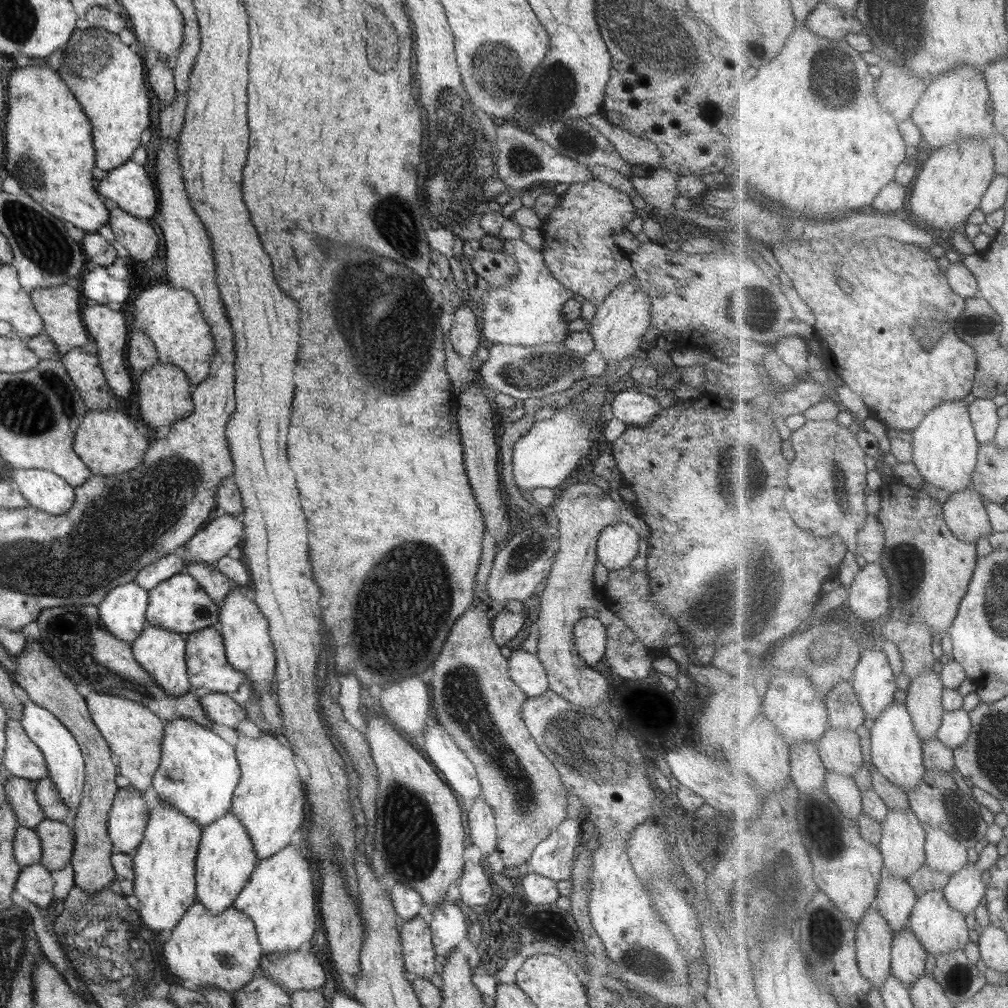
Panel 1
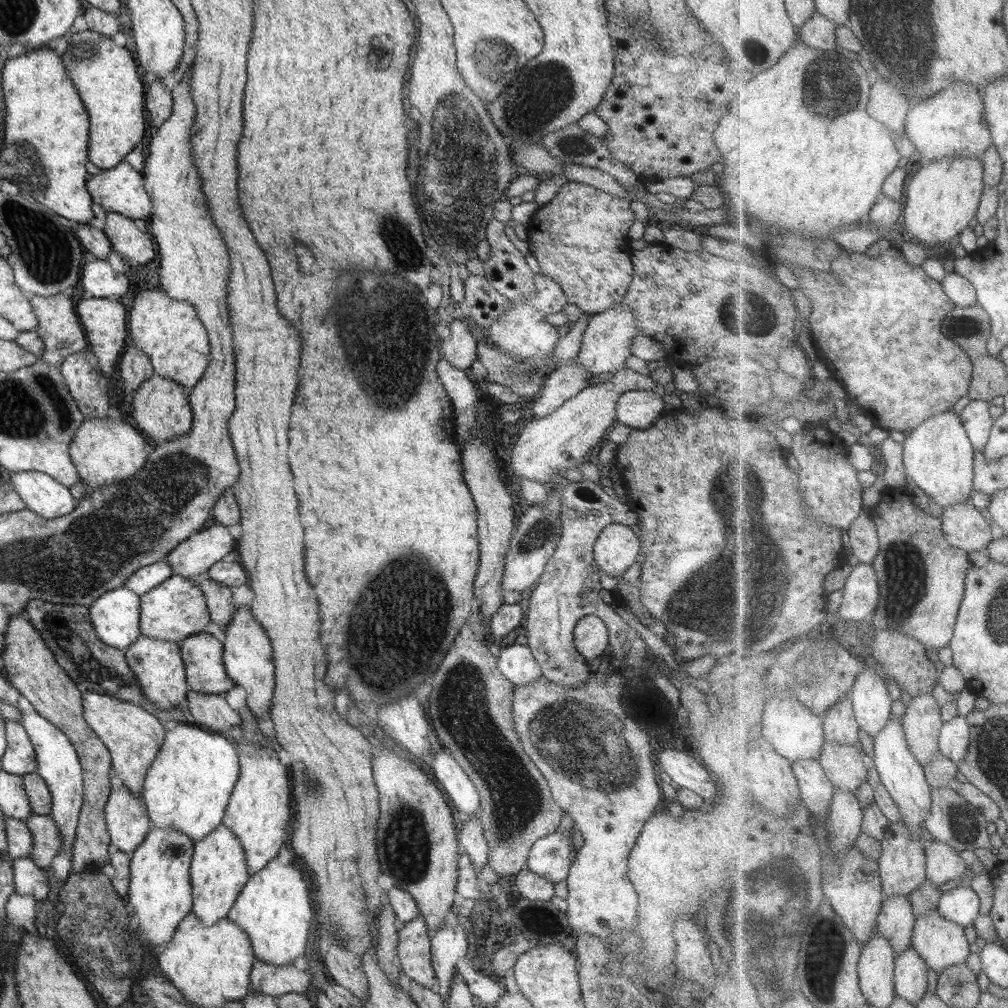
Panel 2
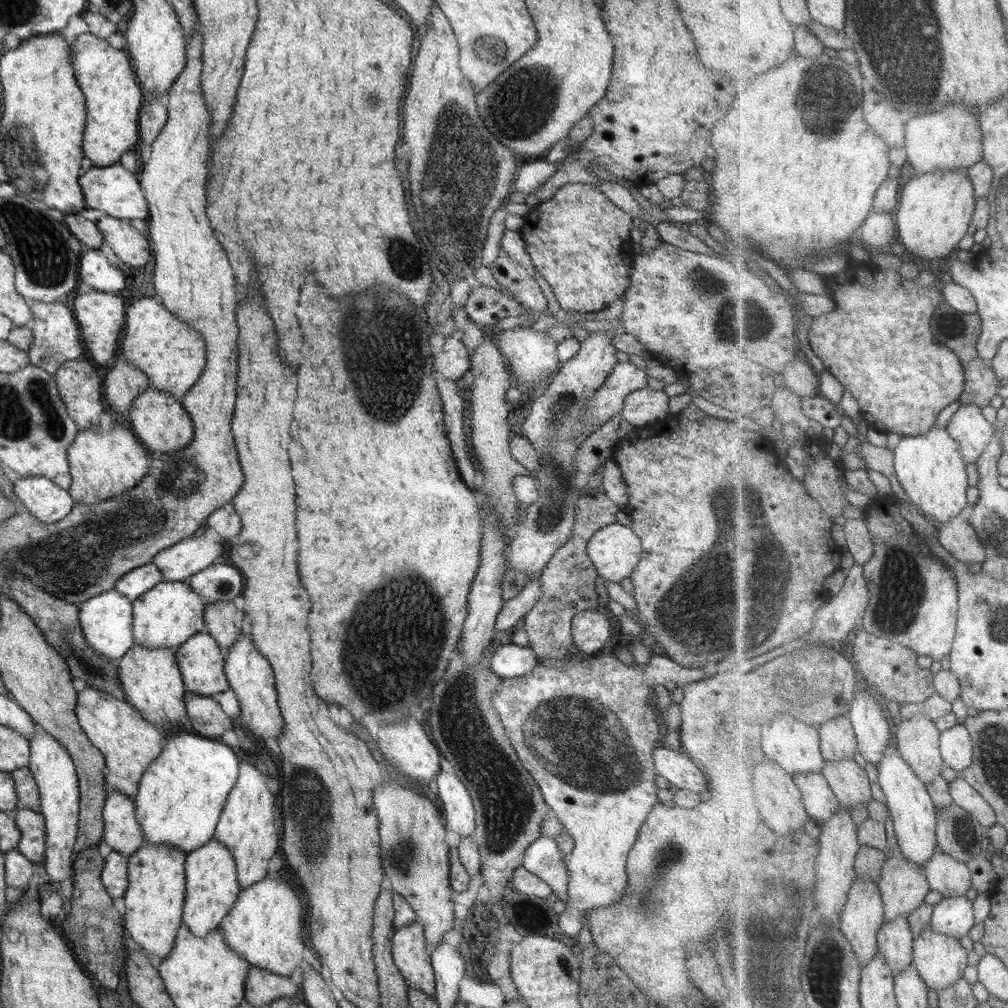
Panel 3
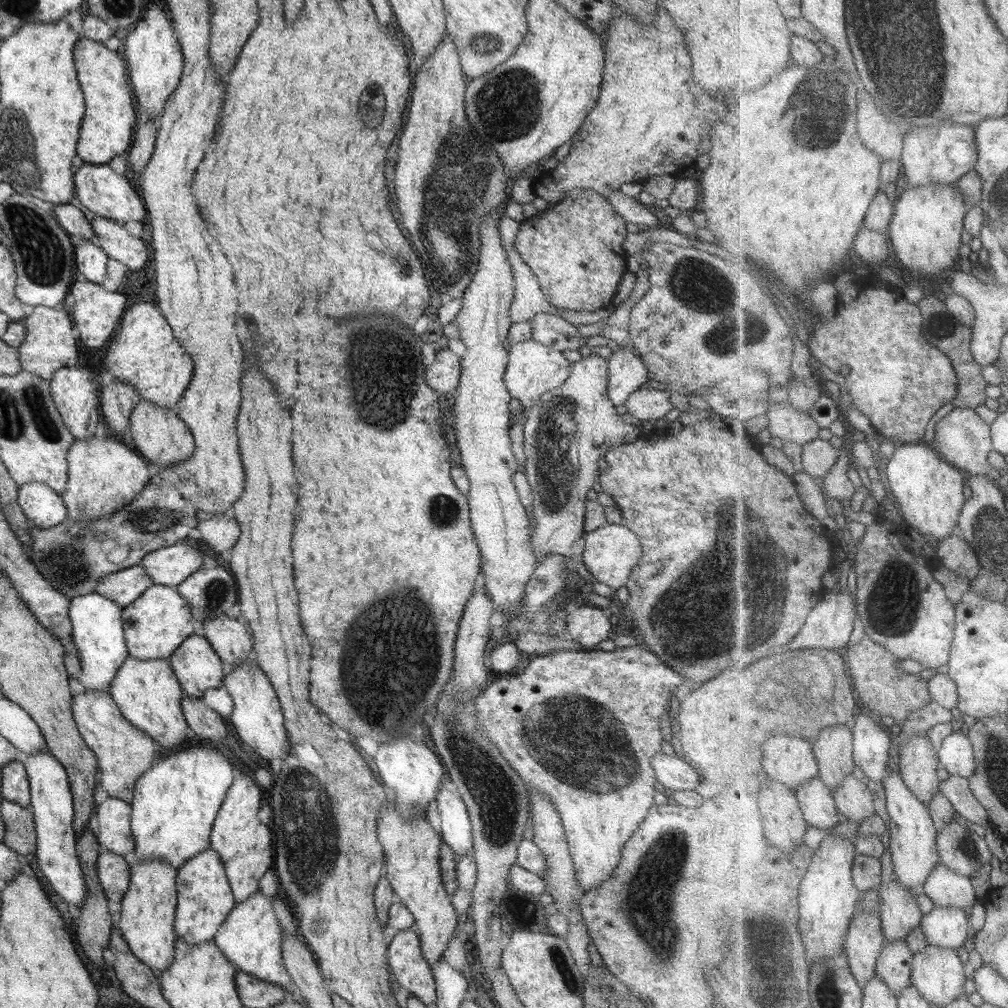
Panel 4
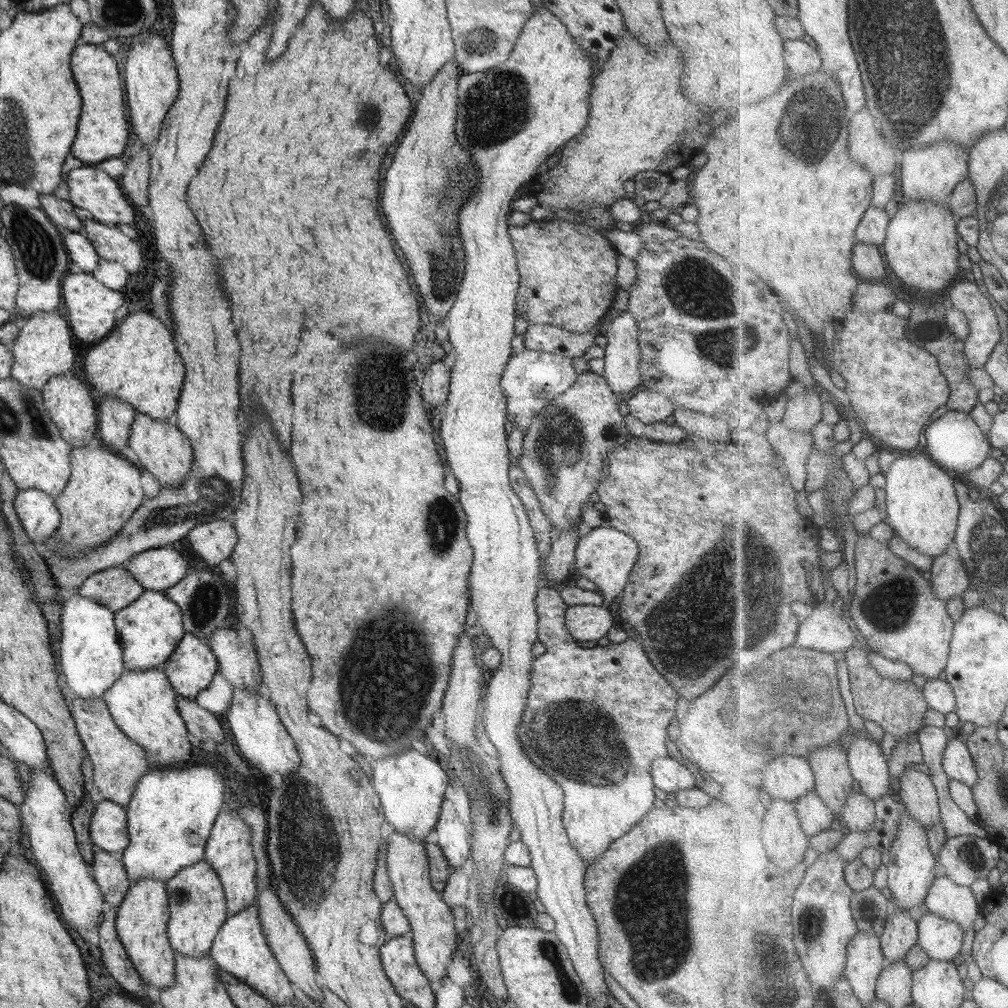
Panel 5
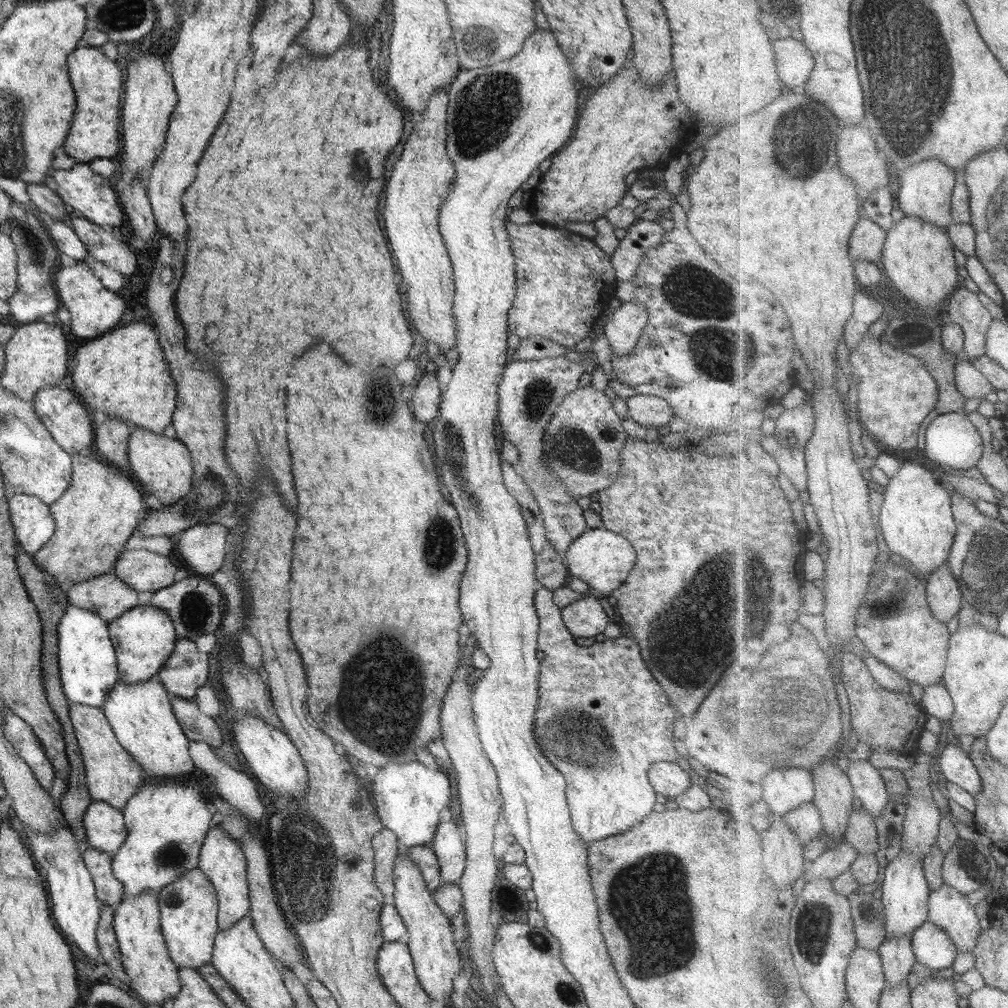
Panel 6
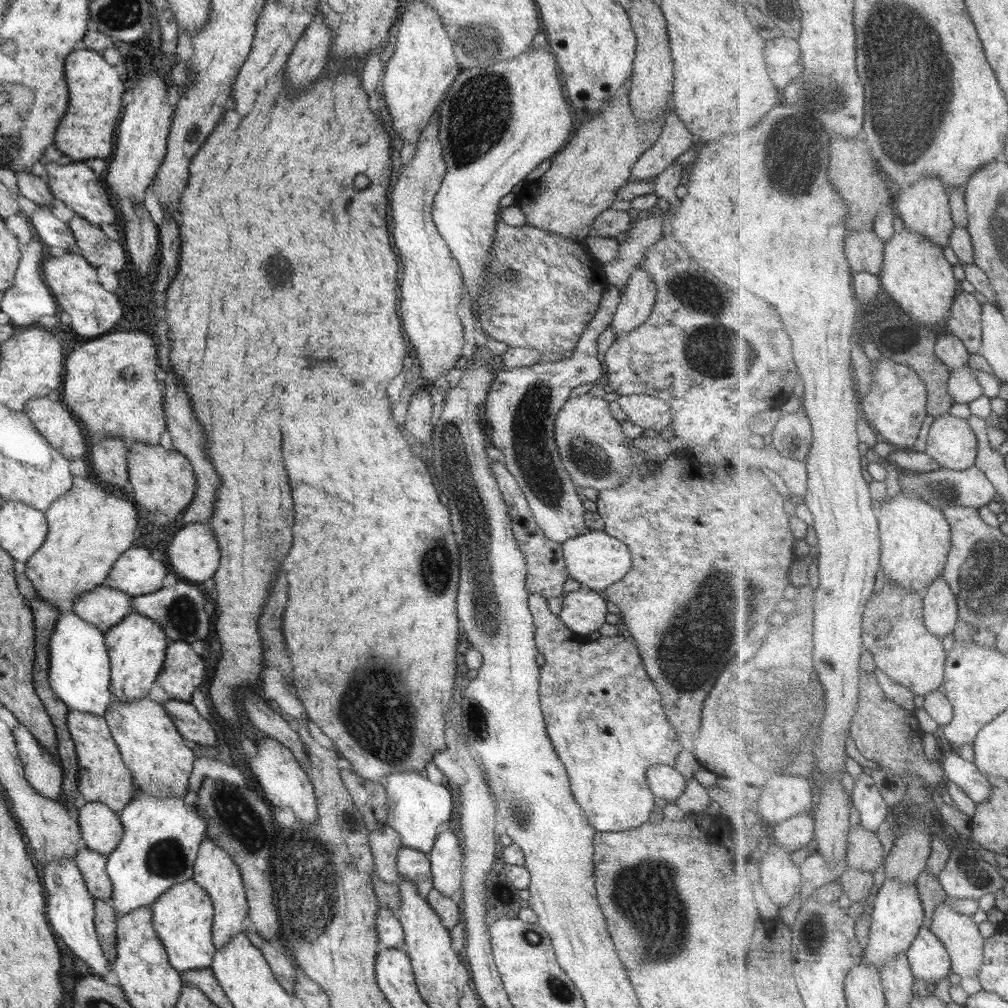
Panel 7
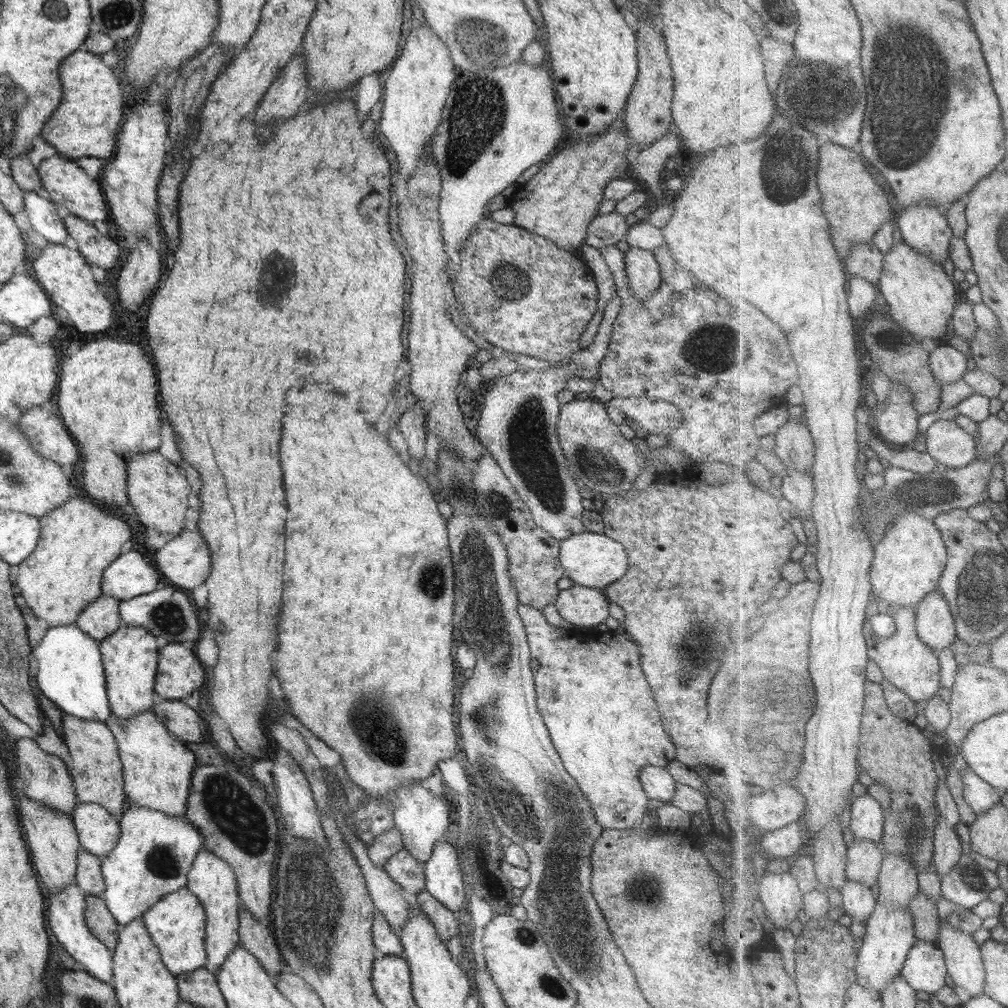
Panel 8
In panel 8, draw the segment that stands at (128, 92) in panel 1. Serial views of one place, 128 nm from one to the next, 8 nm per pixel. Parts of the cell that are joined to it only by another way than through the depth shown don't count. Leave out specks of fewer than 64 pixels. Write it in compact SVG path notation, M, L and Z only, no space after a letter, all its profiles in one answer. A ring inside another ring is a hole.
M91 31L81 48L60 63L62 102L48 118L48 124L44 124L40 136L67 159L88 156L109 160L115 154L118 128L124 116L124 98L120 80L101 58L110 50L114 50L114 41L103 32Z

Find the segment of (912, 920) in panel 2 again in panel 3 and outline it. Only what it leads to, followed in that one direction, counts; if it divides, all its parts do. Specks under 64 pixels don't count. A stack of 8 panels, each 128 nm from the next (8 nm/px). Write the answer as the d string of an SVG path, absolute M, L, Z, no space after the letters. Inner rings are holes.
M901 916L892 922L885 921L879 934L879 950L890 962L896 978L915 964L914 930L907 916Z

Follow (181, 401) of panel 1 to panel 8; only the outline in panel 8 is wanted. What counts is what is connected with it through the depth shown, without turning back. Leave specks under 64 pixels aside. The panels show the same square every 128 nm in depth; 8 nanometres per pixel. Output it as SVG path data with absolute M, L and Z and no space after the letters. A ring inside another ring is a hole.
M157 450L142 454L134 454L127 463L127 495L132 504L138 522L147 528L155 528L158 532L178 535L184 529L186 510L188 510L188 494L190 482L182 467L170 463Z

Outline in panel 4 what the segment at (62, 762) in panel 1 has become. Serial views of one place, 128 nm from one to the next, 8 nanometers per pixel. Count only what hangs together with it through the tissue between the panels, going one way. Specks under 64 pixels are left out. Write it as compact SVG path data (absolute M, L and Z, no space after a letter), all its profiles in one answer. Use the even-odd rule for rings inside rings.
M48 748L28 755L23 765L27 770L30 791L29 808L36 828L34 866L48 878L54 892L67 904L80 908L87 899L87 886L77 855L77 836L74 832L74 804L68 775Z

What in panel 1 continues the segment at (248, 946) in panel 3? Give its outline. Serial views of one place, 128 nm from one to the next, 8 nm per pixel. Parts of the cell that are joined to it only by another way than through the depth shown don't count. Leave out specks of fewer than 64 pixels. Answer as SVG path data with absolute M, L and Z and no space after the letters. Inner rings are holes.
M288 845L270 858L258 861L247 885L238 893L232 907L252 919L264 953L294 952L308 947L316 932L317 894L318 884L310 871L310 862Z

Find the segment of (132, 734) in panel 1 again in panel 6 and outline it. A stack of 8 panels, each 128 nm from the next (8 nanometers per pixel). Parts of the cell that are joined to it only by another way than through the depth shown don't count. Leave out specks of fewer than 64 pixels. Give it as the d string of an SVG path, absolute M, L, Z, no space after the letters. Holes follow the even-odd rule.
M74 702L69 706L69 716L80 746L85 768L85 783L92 800L107 802L110 806L116 807L116 810L122 811L128 799L132 798L146 781L145 772L134 761L132 755L118 743L101 708L92 708Z

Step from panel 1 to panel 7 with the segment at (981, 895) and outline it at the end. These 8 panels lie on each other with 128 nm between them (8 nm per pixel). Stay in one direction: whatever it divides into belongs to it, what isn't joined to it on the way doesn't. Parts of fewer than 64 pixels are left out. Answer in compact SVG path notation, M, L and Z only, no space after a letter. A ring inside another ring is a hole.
M923 927L908 953L915 977L922 978L927 984L942 982L953 973L951 951L931 927Z

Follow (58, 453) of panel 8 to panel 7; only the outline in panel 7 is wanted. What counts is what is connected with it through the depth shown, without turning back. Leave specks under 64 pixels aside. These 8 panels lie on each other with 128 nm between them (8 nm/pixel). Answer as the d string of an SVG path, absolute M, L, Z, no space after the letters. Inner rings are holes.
M61 393L31 398L23 410L38 432L64 458L76 460L86 454L86 432L71 410L61 401Z

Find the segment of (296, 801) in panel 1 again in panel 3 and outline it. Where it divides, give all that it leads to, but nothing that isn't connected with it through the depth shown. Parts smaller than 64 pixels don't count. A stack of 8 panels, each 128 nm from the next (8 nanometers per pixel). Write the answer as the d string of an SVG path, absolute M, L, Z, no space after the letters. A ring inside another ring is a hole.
M240 761L239 773L237 776L236 784L232 787L232 790L228 793L228 798L224 803L222 814L218 820L216 830L214 831L213 838L220 841L227 849L232 853L232 858L236 863L236 874L240 885L240 888L252 886L256 882L264 880L268 876L270 871L270 864L272 857L276 852L280 851L279 844L281 839L281 824L279 818L282 814L279 808L278 793L272 793L268 787L266 787L266 777L268 773L265 771L263 774L256 766L252 764L246 764L246 762Z

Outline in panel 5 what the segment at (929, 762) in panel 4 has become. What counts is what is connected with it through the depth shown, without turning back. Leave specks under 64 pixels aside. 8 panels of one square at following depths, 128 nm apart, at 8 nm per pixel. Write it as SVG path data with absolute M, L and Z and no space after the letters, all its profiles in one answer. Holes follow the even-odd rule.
M909 767L900 783L902 788L899 800L907 805L920 823L924 823L926 831L932 831L940 823L943 813L935 779Z

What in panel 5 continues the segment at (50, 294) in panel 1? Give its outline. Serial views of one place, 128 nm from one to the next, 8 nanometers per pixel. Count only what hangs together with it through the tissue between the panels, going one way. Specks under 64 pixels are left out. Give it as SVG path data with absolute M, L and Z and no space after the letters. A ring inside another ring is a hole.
M42 310L30 315L17 337L12 344L8 345L8 349L14 357L10 377L18 381L18 384L41 391L50 378L70 373L76 358L72 348L74 336L68 321L57 311Z

